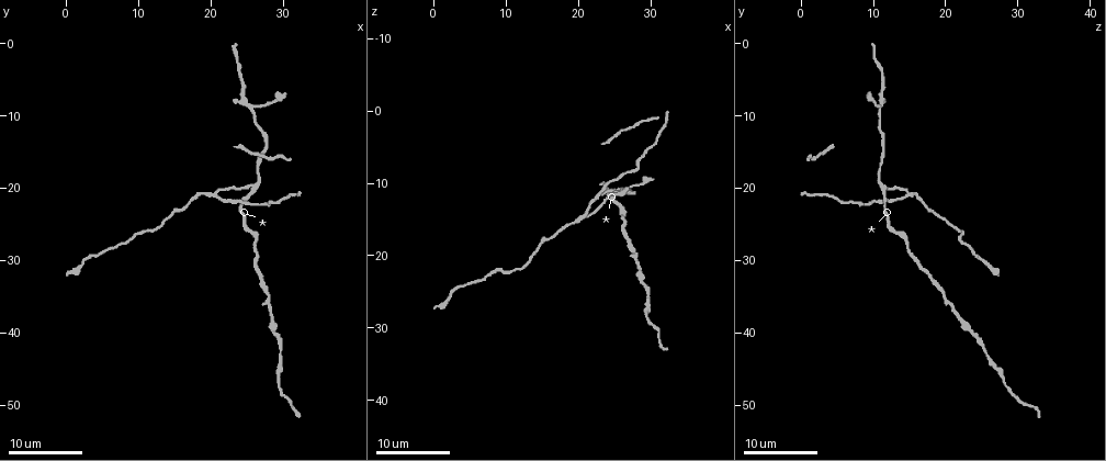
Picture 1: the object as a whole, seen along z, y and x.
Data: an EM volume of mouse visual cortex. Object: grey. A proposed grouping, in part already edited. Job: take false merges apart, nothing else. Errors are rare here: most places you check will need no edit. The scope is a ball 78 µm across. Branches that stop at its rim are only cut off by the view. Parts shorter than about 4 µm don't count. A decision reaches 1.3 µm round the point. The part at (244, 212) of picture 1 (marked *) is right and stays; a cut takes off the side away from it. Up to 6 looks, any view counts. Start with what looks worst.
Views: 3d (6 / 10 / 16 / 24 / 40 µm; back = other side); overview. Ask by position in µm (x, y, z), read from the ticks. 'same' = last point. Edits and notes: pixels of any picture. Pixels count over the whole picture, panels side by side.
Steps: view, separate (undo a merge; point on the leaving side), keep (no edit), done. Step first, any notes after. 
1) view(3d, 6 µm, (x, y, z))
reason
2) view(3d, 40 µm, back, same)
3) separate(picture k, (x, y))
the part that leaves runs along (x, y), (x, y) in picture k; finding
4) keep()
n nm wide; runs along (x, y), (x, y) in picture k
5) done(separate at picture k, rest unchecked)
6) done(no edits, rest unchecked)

view(3d, 16 µm, (20.5, 21.0, 14.5))
a fork

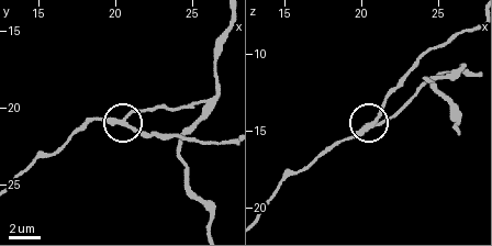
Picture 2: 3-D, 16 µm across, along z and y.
view(3d, 10 µm, (20.6, 21.0, 14.6))

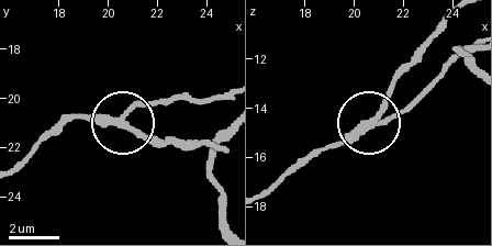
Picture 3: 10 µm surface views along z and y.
view(3d, 10 µm, back, (20.5, 21.0, 14.7))

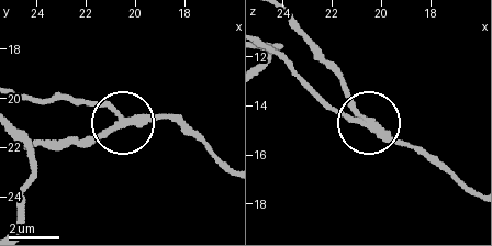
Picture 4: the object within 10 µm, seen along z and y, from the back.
separate(picture 4, (105, 133))
200 nm wide; the part that leaves runs along (127, 119), (96, 138), (35, 144) in picture 4; two cells meet here

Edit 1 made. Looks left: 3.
view(3d, 16 µm, (26.5, 19.5, 11.5))
side arm on a straight run

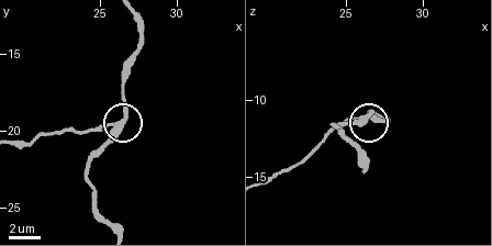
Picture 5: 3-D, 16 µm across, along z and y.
view(3d, 6 µm, (26.0, 19.8, 11.2))

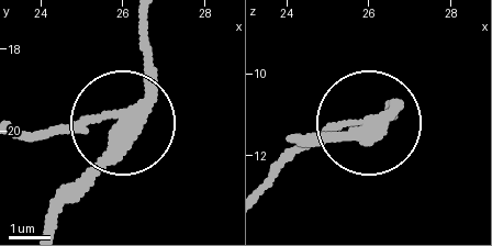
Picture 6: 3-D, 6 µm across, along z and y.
keep()
3 arms; runs along (54, 219), (64, 187), (145, 92), (148, 33) in picture 6; continuous, no second cell

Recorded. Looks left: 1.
done(separate at picture 4, rest unchecked)

